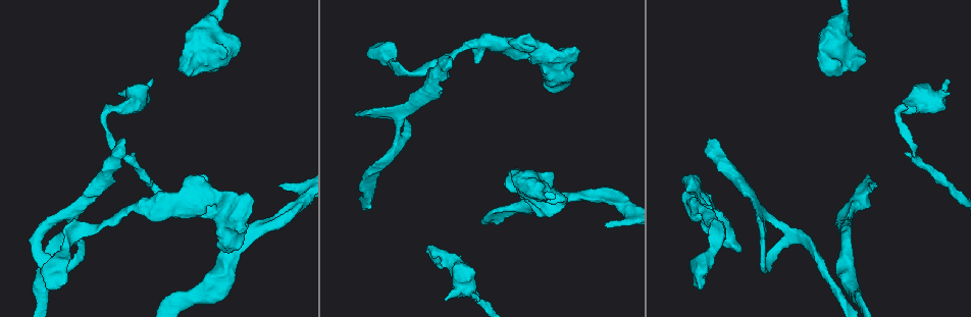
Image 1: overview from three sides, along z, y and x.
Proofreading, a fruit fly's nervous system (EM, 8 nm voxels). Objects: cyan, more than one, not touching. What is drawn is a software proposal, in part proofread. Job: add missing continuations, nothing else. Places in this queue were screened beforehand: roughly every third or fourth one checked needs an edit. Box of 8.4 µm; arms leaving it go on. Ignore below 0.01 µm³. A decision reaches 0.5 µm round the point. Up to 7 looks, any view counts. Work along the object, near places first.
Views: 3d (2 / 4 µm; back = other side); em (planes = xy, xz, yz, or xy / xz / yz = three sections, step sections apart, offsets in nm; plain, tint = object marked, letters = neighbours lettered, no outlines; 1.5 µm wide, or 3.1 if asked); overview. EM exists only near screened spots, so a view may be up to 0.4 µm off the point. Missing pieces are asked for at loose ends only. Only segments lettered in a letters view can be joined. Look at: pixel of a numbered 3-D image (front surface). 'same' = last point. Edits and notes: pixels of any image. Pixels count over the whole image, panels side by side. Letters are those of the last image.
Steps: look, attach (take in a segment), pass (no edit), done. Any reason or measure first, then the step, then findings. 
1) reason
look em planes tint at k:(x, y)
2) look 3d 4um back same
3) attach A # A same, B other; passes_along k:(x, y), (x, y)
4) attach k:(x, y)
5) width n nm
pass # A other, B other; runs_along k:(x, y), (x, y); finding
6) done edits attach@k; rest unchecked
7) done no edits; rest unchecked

branch stops here
look 3d 2um at 1:(153, 79)

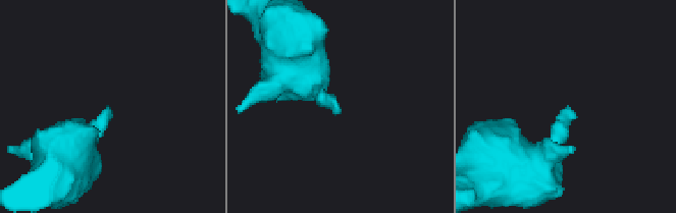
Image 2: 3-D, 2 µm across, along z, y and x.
now the EM
look em xz step 4 letters at 2:(109, 109)

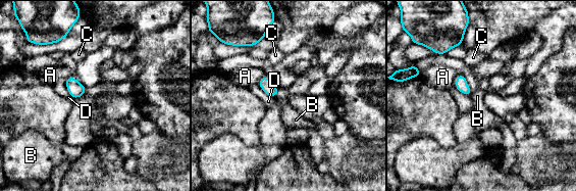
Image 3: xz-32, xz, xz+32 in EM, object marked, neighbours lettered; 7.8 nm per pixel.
pass # A other, B other, C other, D other; border 3:(64, 79), (66, 89), (73, 99); no lettered segment goes on from it

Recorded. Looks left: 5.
branch stops here
look 3d 4um at 1:(476, 62)

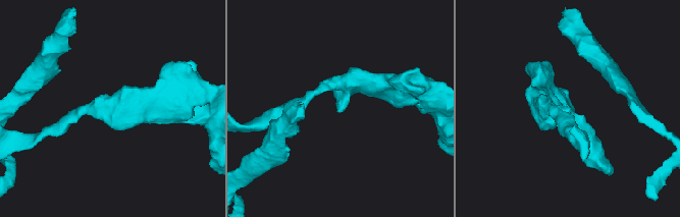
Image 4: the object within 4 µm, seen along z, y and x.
look em planes letters at 4:(569, 108)

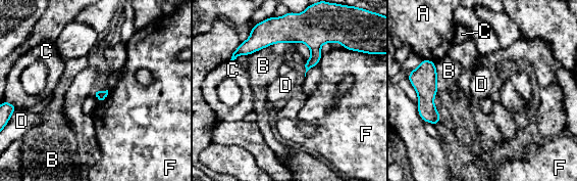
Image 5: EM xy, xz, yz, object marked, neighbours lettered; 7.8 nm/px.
longest_contact B 320 nm
pass # A other, B other, C other, D other, F other; runs_along 5:(331, 39), (284, 36), (262, 45); no lettered segment goes on from it

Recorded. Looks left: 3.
branch stops here
look em planes letters at 1:(452, 67)

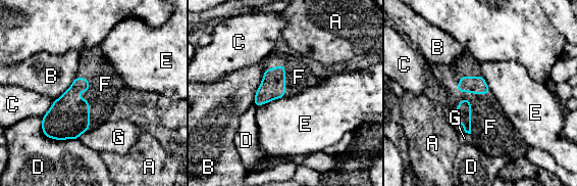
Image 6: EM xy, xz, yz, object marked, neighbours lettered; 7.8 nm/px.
attach F # A other, B other, C other, D other, E other, F same, G other; passes_along 6:(68, 117), (82, 98), (105, 84); it goes on there

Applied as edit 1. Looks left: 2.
done edits attach@6; rest unchecked

